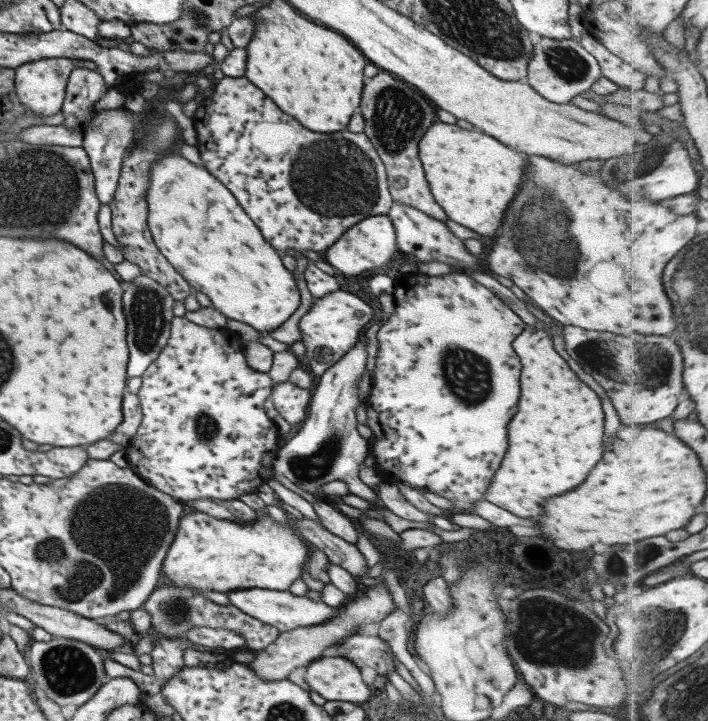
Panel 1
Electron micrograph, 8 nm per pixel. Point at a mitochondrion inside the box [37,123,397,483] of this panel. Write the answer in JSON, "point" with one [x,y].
{"point":[336,178]}

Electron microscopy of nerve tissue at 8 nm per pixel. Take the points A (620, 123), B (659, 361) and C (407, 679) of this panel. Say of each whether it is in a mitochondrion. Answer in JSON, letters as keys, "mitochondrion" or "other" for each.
{"A":"other","B":"mitochondrion","C":"other"}

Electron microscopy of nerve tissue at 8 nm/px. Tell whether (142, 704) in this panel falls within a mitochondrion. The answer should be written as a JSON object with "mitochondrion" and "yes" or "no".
{"mitochondrion":"no"}

